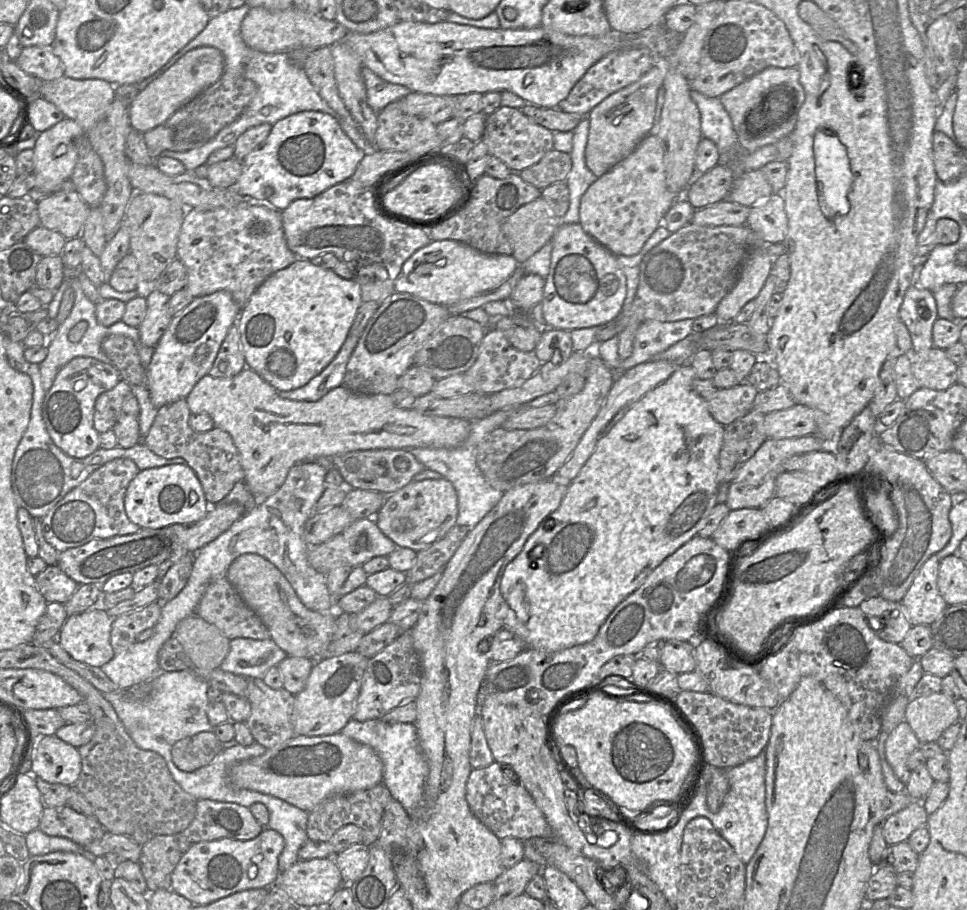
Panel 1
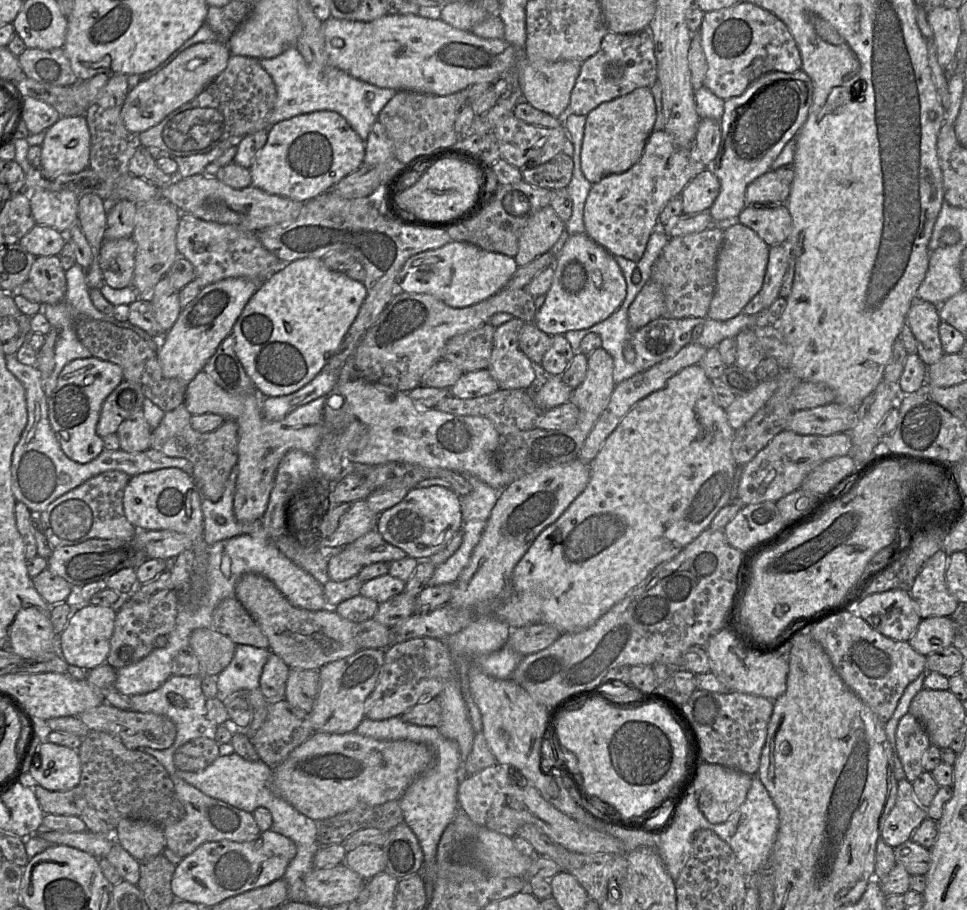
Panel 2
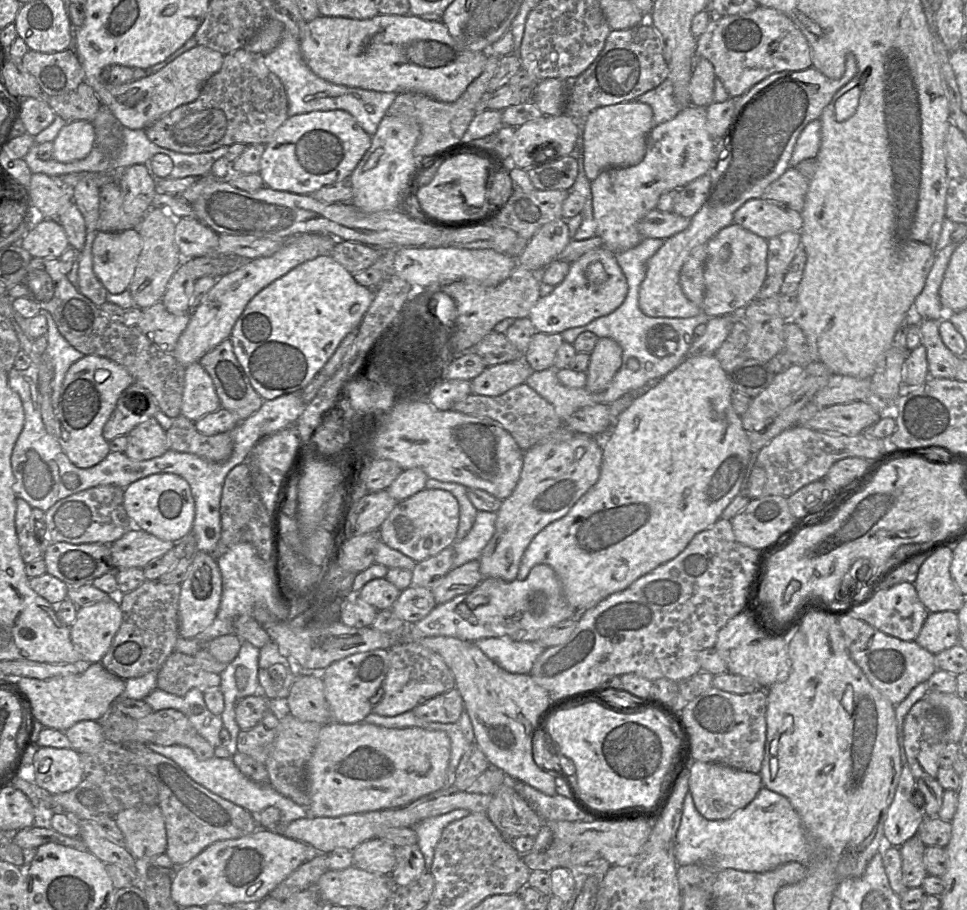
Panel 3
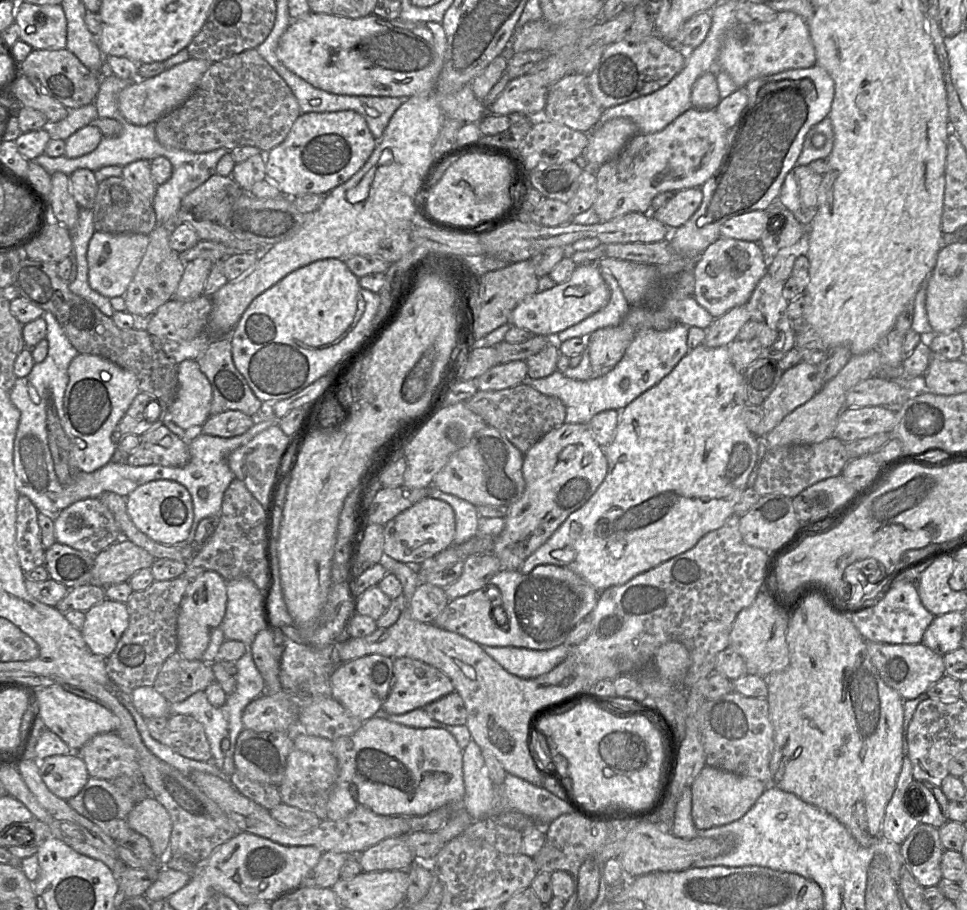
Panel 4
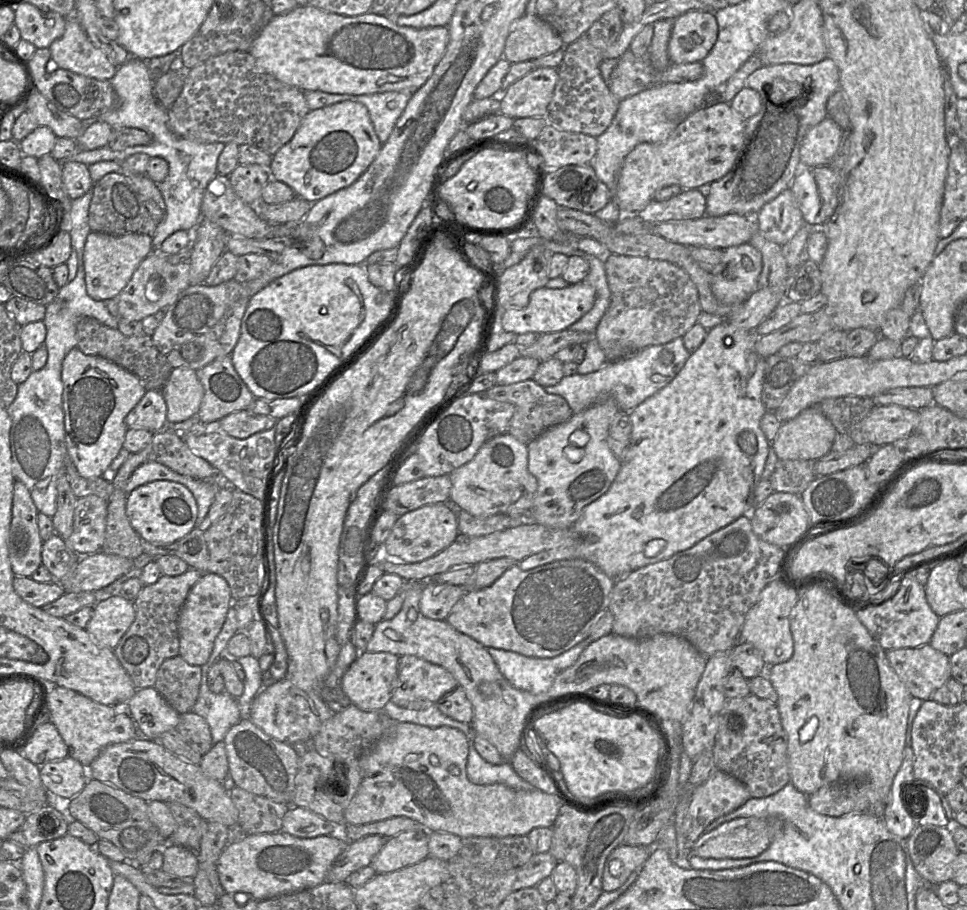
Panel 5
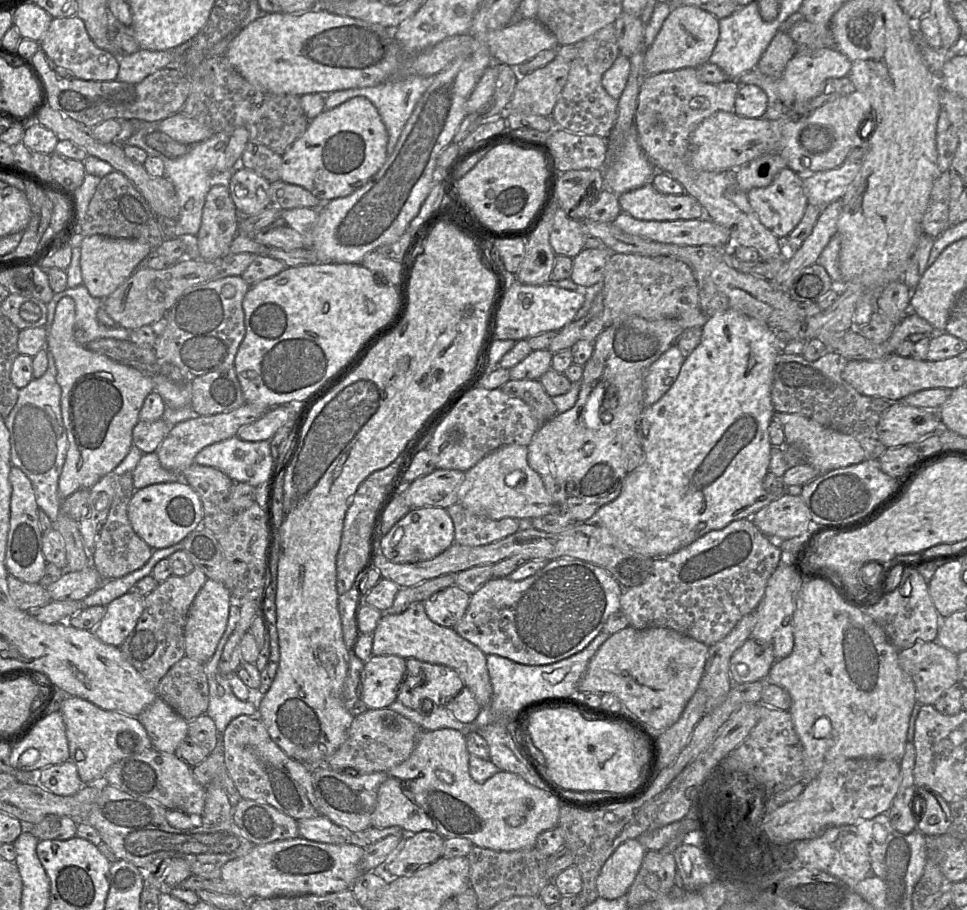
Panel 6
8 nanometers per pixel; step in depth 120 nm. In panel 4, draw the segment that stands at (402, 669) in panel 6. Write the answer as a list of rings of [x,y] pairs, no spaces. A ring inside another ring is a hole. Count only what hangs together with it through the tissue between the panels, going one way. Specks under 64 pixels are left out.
[[[369,654],[341,663],[330,676],[332,697],[362,722],[374,717],[389,695],[393,662],[391,657]]]

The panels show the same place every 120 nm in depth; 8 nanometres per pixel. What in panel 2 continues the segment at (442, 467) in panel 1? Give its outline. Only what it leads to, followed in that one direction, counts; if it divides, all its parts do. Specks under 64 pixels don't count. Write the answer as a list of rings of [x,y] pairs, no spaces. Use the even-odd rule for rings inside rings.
[[[463,476],[472,485],[472,491],[460,497],[463,524],[472,520],[487,521],[500,491],[475,477]]]

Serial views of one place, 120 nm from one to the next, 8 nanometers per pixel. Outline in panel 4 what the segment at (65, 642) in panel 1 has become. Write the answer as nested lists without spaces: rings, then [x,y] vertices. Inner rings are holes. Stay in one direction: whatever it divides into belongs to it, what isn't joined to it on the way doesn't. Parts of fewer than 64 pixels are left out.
[[[105,598],[85,612],[80,632],[90,651],[107,659],[126,630],[128,619],[125,603]]]

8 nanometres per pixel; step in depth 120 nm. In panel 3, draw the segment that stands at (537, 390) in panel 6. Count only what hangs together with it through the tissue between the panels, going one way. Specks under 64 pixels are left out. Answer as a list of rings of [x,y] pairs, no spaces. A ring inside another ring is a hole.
[[[525,383],[494,397],[469,394],[457,402],[451,410],[466,415],[491,418],[512,436],[523,452],[535,446],[542,438],[562,425],[554,407]]]

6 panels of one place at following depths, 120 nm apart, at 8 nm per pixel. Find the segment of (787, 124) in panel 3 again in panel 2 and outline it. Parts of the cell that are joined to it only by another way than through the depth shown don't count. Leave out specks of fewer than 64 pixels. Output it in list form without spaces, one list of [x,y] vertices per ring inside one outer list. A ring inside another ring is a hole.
[[[781,71],[763,74],[736,97],[725,100],[724,113],[720,120],[722,137],[719,151],[709,167],[719,180],[720,191],[709,208],[709,213],[717,226],[728,219],[737,219],[746,206],[745,193],[748,185],[757,177],[768,172],[772,163],[784,146],[795,136],[808,118],[813,102],[813,87],[802,84],[799,77]],[[649,279],[628,309],[628,323],[631,330],[638,330],[649,322],[663,317],[666,311],[661,286]]]

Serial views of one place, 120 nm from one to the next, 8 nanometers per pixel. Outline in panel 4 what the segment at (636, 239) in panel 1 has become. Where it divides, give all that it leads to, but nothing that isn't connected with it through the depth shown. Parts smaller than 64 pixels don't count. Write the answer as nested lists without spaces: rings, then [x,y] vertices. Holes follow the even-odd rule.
[[[691,107],[663,130],[652,134],[636,134],[622,152],[595,170],[597,197],[593,204],[601,222],[631,212],[649,213],[653,198],[663,191],[679,191],[692,187],[702,188],[721,166],[726,152],[728,128],[715,109]]]

